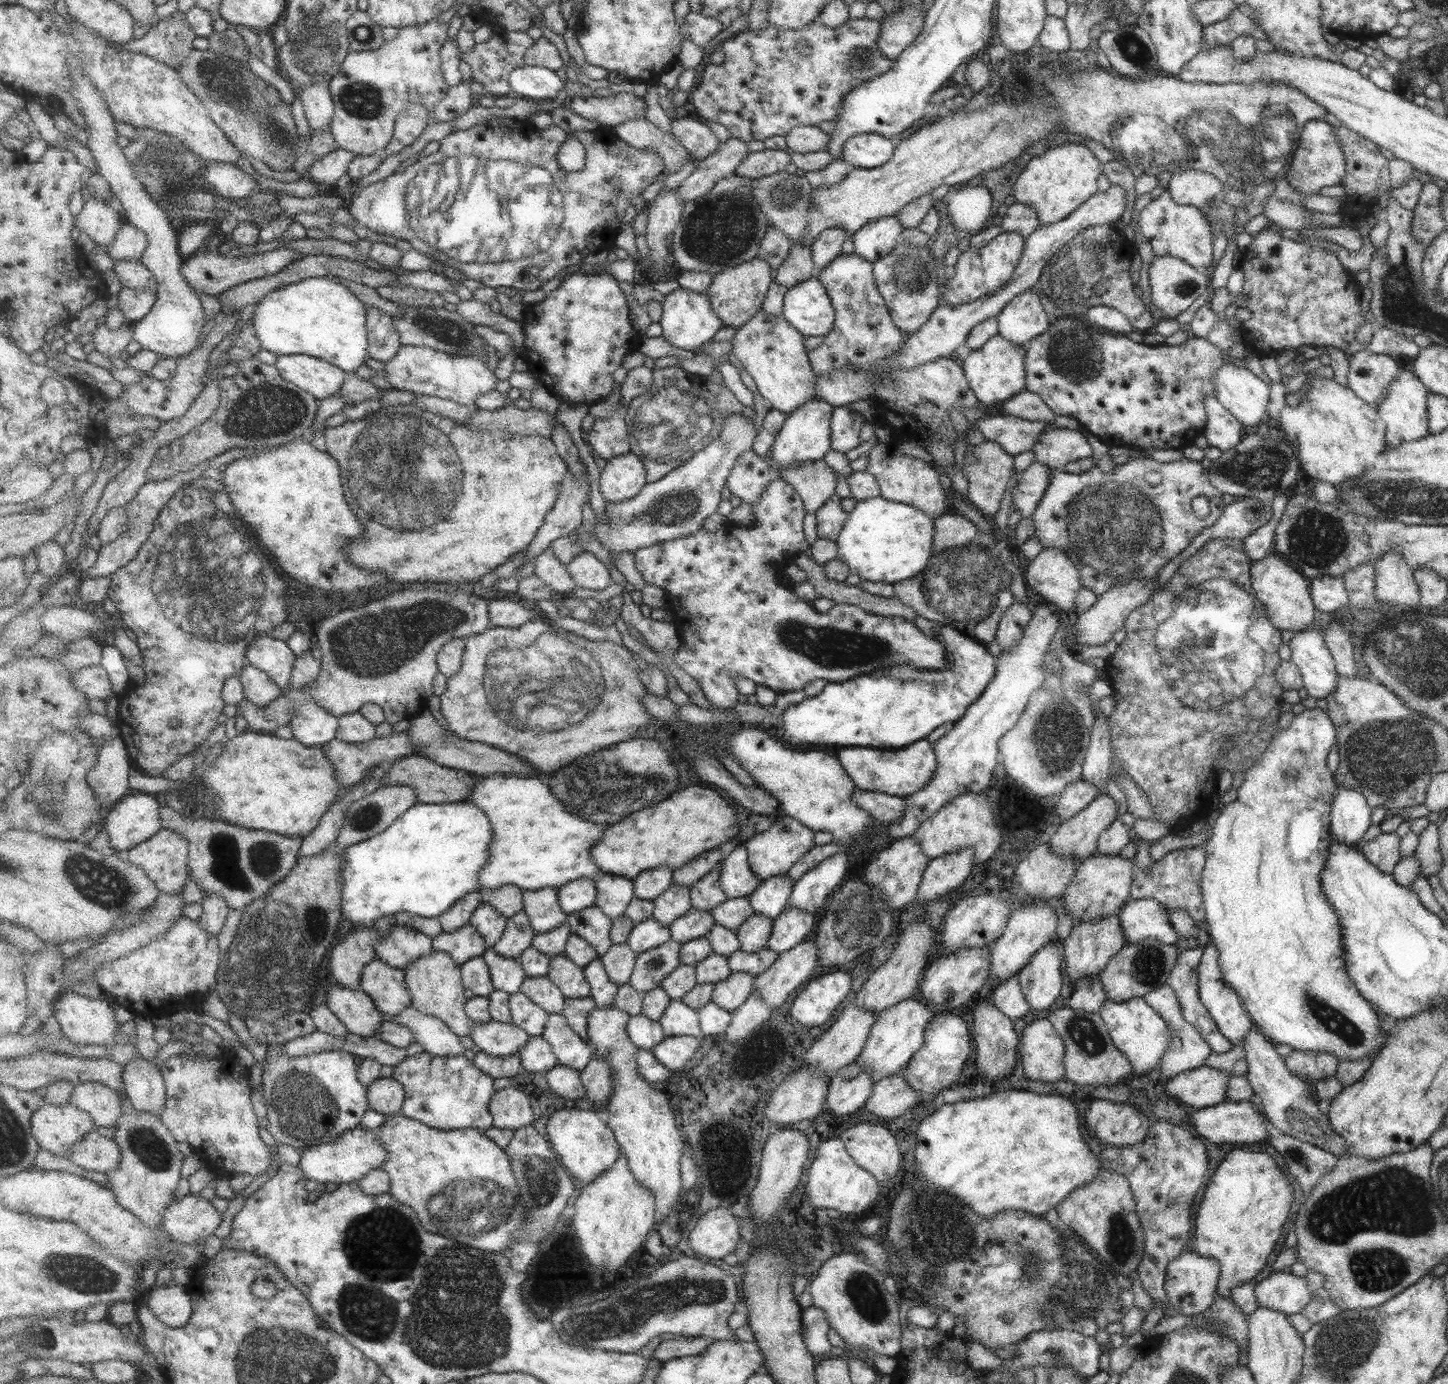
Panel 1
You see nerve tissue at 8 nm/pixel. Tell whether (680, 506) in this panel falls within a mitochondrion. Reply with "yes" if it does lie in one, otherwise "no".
yes

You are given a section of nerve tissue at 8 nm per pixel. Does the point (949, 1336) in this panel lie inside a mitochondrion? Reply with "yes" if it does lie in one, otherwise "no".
no

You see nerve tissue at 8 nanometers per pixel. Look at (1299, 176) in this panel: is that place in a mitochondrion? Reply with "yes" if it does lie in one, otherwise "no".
yes

